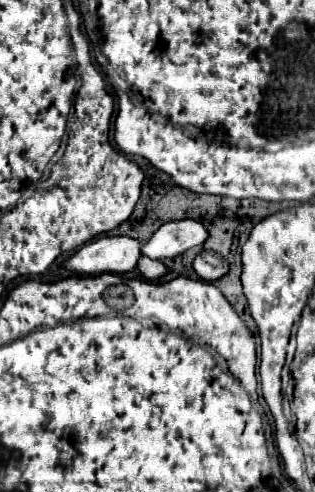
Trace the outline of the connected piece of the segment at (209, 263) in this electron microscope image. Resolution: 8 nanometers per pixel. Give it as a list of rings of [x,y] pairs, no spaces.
[[[202,250],[202,252],[194,258],[194,264],[192,264],[192,266],[194,266],[196,274],[198,274],[202,280],[208,280],[208,282],[222,278],[222,276],[228,272],[228,262],[226,262],[220,254],[216,254],[216,252],[212,252],[212,250]]]

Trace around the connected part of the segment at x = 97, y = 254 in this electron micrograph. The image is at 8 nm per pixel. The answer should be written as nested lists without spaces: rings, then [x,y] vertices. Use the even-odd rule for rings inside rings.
[[[106,236],[82,246],[64,262],[64,268],[74,274],[130,272],[138,262],[142,242],[126,236]]]

